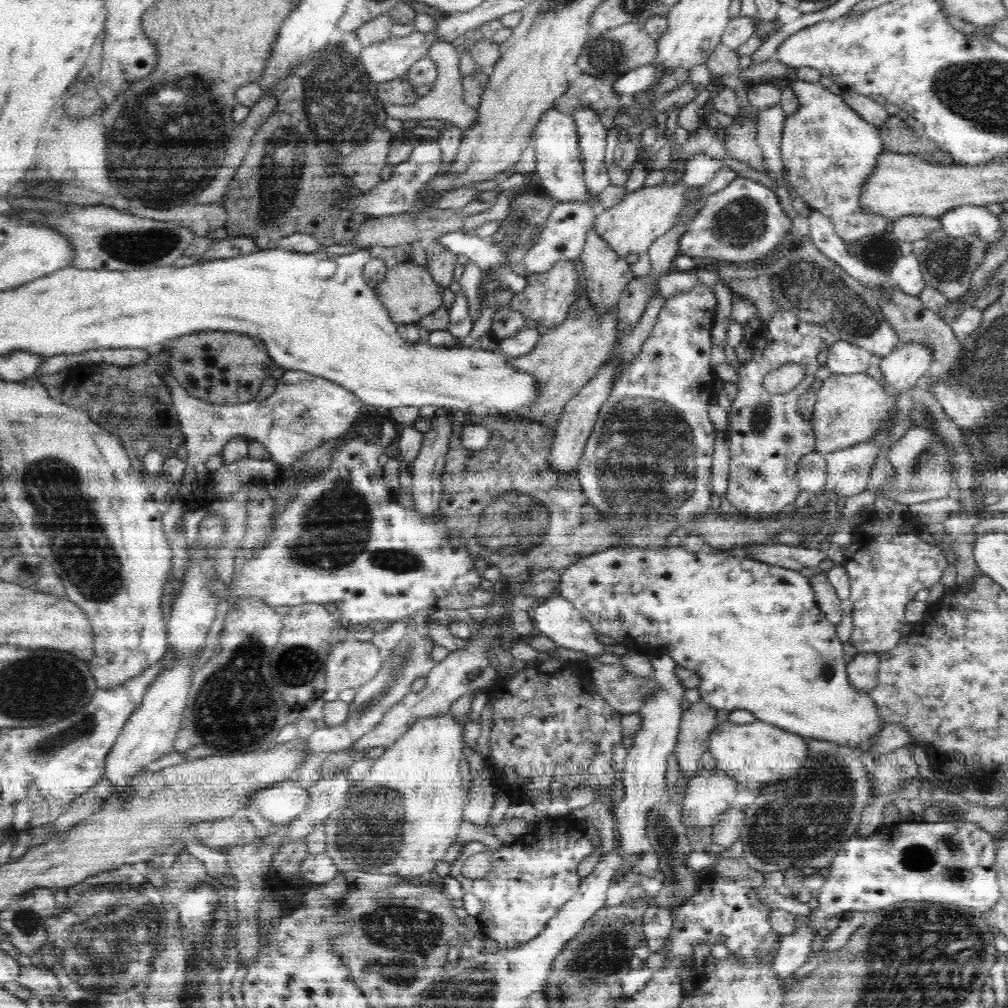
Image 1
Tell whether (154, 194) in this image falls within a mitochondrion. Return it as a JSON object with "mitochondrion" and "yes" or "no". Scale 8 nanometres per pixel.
{"mitochondrion":"yes"}

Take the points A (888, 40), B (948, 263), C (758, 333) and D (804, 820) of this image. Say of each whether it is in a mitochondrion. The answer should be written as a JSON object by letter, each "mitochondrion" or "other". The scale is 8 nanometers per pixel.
{"A":"other","B":"mitochondrion","C":"other","D":"mitochondrion"}

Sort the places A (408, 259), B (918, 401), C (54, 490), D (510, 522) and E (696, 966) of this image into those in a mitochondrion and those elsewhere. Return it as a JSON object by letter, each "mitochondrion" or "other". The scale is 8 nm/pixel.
{"A":"other","B":"other","C":"mitochondrion","D":"mitochondrion","E":"other"}

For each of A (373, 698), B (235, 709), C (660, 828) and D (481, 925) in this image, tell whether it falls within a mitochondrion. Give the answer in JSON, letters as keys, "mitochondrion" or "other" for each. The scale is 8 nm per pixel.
{"A":"mitochondrion","B":"mitochondrion","C":"mitochondrion","D":"other"}

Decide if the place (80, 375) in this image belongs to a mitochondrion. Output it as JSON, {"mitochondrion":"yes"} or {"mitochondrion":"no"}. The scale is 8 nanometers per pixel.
{"mitochondrion":"no"}

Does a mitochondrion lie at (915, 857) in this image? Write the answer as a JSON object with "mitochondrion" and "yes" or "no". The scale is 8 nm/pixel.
{"mitochondrion":"yes"}

